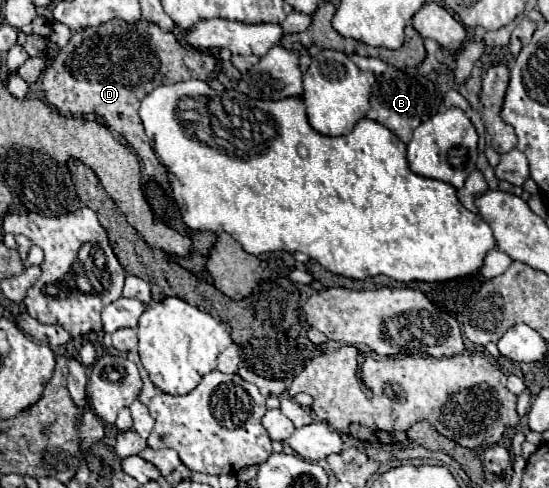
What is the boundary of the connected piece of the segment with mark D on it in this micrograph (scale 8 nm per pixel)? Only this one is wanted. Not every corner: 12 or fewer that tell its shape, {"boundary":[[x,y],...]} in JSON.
{"boundary":[[153,22],[71,38],[43,72],[62,115],[99,114],[171,188],[139,102],[217,60]]}

